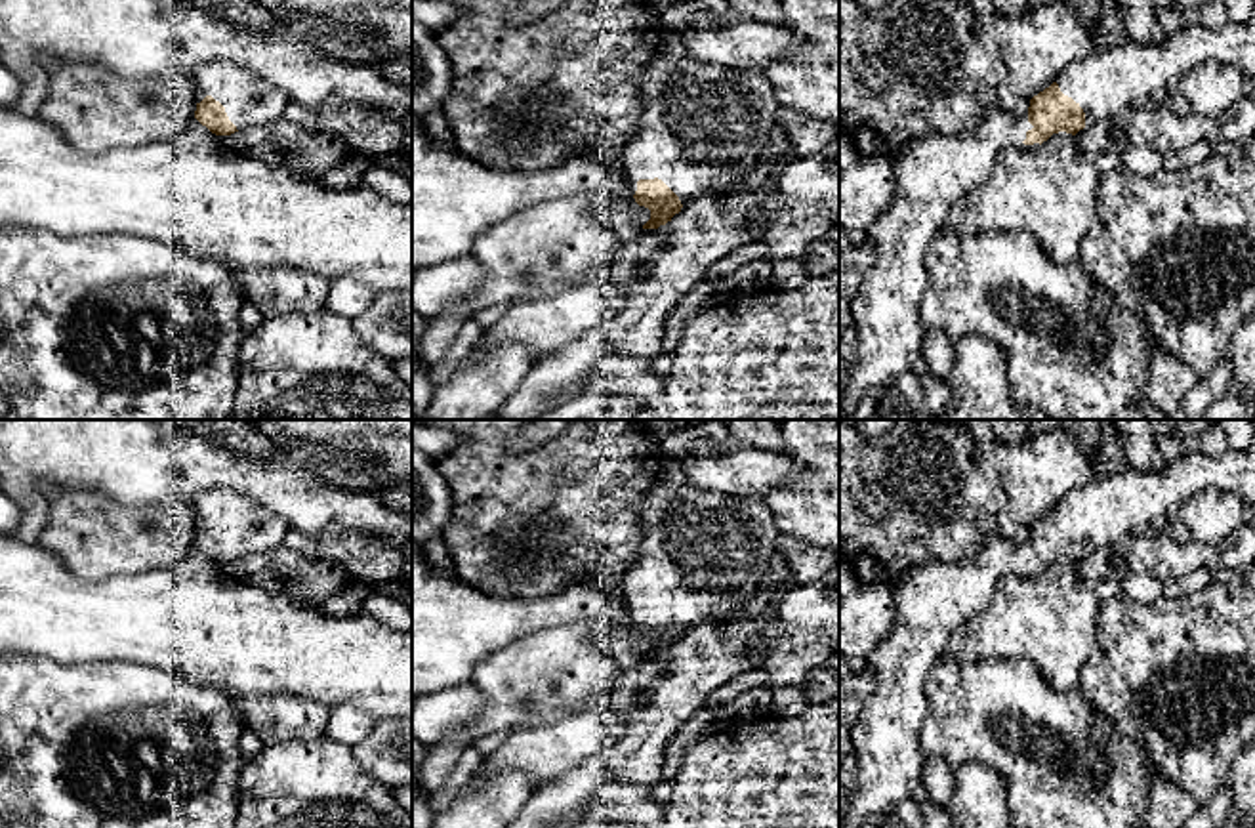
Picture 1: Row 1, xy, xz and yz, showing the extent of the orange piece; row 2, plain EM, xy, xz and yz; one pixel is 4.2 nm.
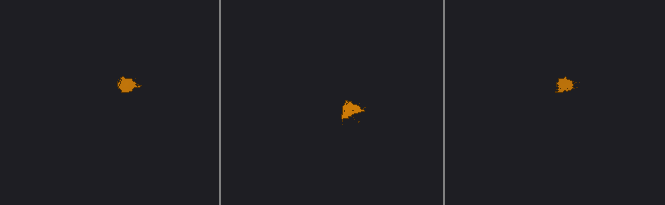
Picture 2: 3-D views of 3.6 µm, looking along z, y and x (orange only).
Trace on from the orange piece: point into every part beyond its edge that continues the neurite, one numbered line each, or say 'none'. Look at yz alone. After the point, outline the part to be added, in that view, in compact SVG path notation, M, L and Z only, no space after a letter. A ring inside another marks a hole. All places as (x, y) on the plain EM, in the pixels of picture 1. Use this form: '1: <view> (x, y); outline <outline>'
1: yz (1126, 502); outline M1255 443L1245 450L1226 450L1219 456L1186 452L1160 471L1125 467L1108 477L1097 475L1093 483L1066 494L1055 509L1083 536L1087 555L1167 521L1186 498L1209 488L1234 492L1244 504L1255 504Z
2: yz (933, 598); outline M992 534L975 555L956 563L931 559L896 580L896 618L866 660L875 691L851 729L858 778L839 803L839 828L875 822L921 786L927 675L952 631L986 609L1003 576L1039 574L1022 570L1032 555L1028 540Z

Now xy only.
1: xy (248, 529); outline M210 490L195 498L196 528L212 523L225 534L237 557L282 546L288 523L257 502L231 490Z

